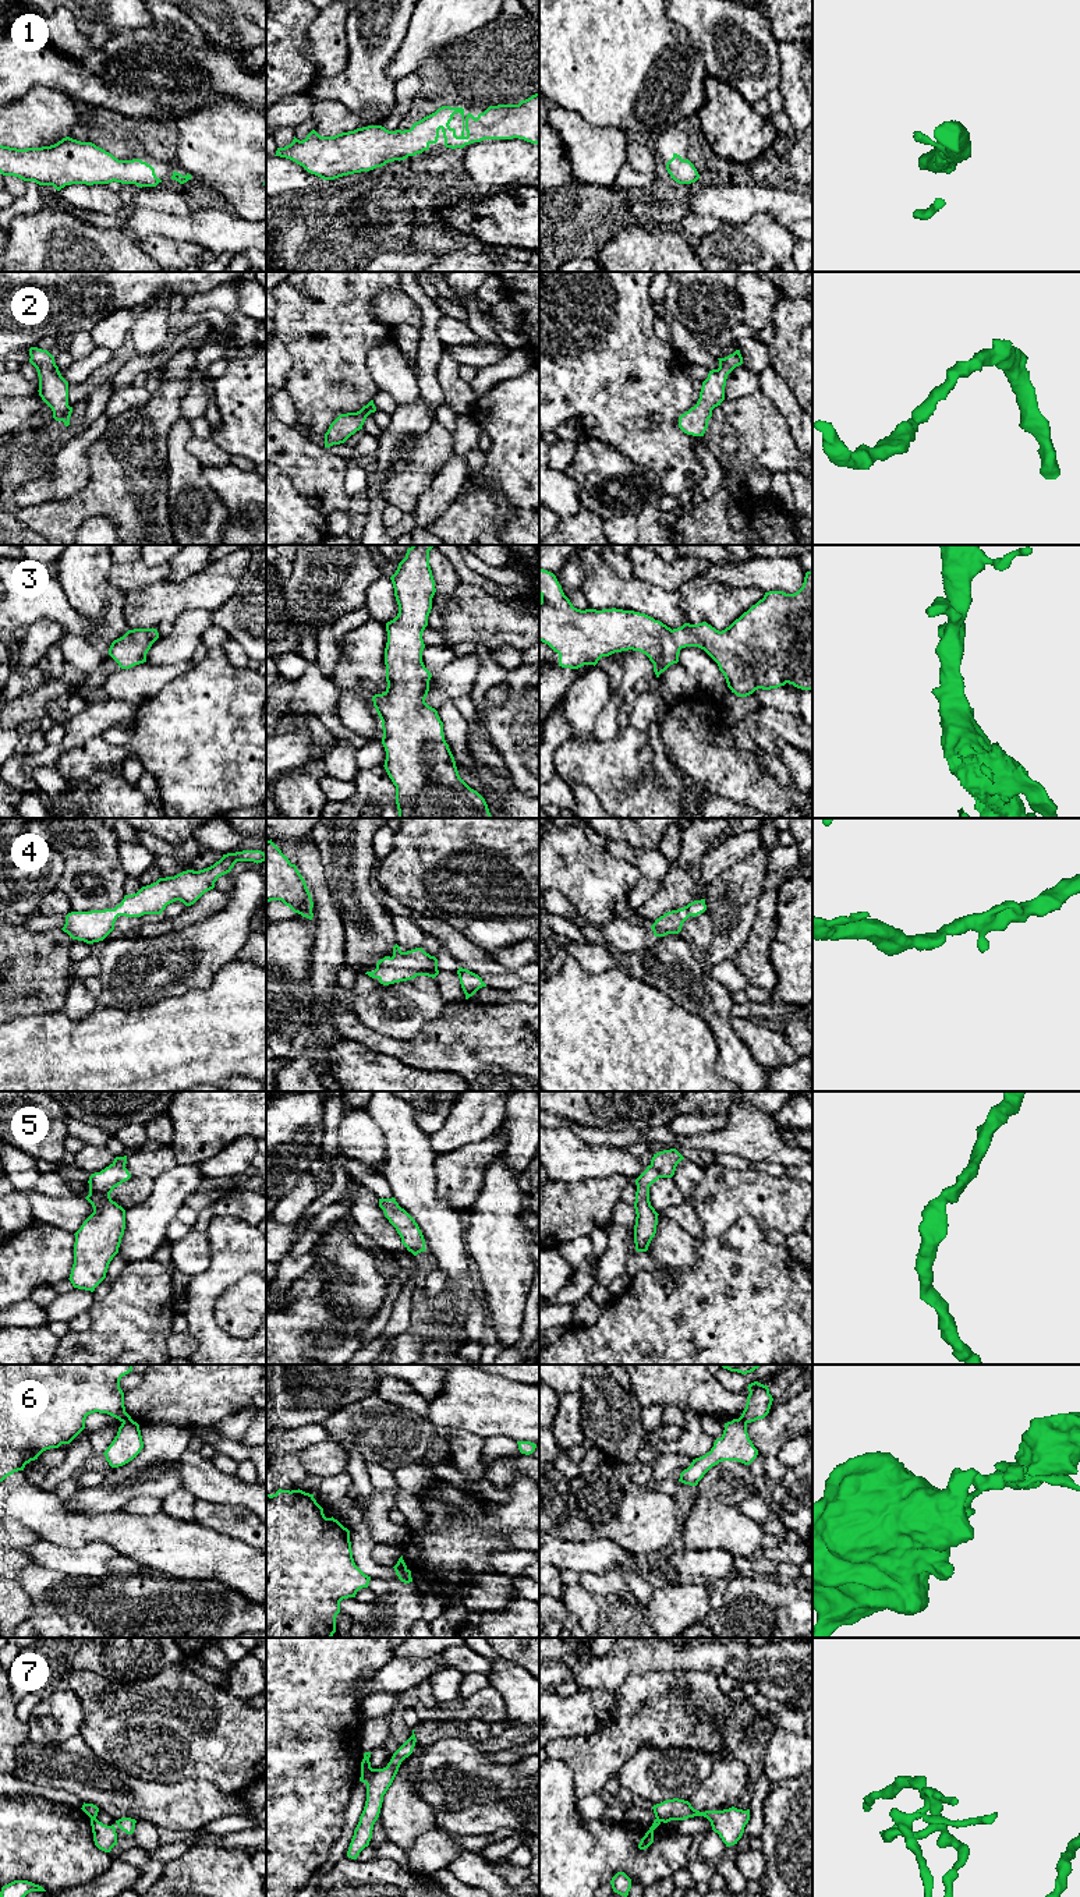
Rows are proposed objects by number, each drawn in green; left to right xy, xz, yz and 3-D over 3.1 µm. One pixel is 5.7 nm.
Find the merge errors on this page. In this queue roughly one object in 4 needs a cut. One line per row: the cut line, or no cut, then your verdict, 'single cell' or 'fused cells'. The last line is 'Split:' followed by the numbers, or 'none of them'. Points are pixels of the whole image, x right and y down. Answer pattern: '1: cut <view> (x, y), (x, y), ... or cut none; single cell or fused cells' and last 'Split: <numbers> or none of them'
1: cut none; single cell
2: cut none; single cell
3: cut none; single cell
4: cut none; single cell
5: cut none; single cell
6: cut xy (131, 1419), (123, 1422); fused cells
7: cut xy (91, 1818), (95, 1819); fused cells
Split: 6, 7

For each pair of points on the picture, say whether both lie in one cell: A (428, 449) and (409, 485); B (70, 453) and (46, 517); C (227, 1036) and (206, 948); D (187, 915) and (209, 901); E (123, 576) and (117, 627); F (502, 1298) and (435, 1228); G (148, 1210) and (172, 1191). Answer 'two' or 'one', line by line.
A: one
B: two
C: two
D: one
E: two
F: two
G: one

